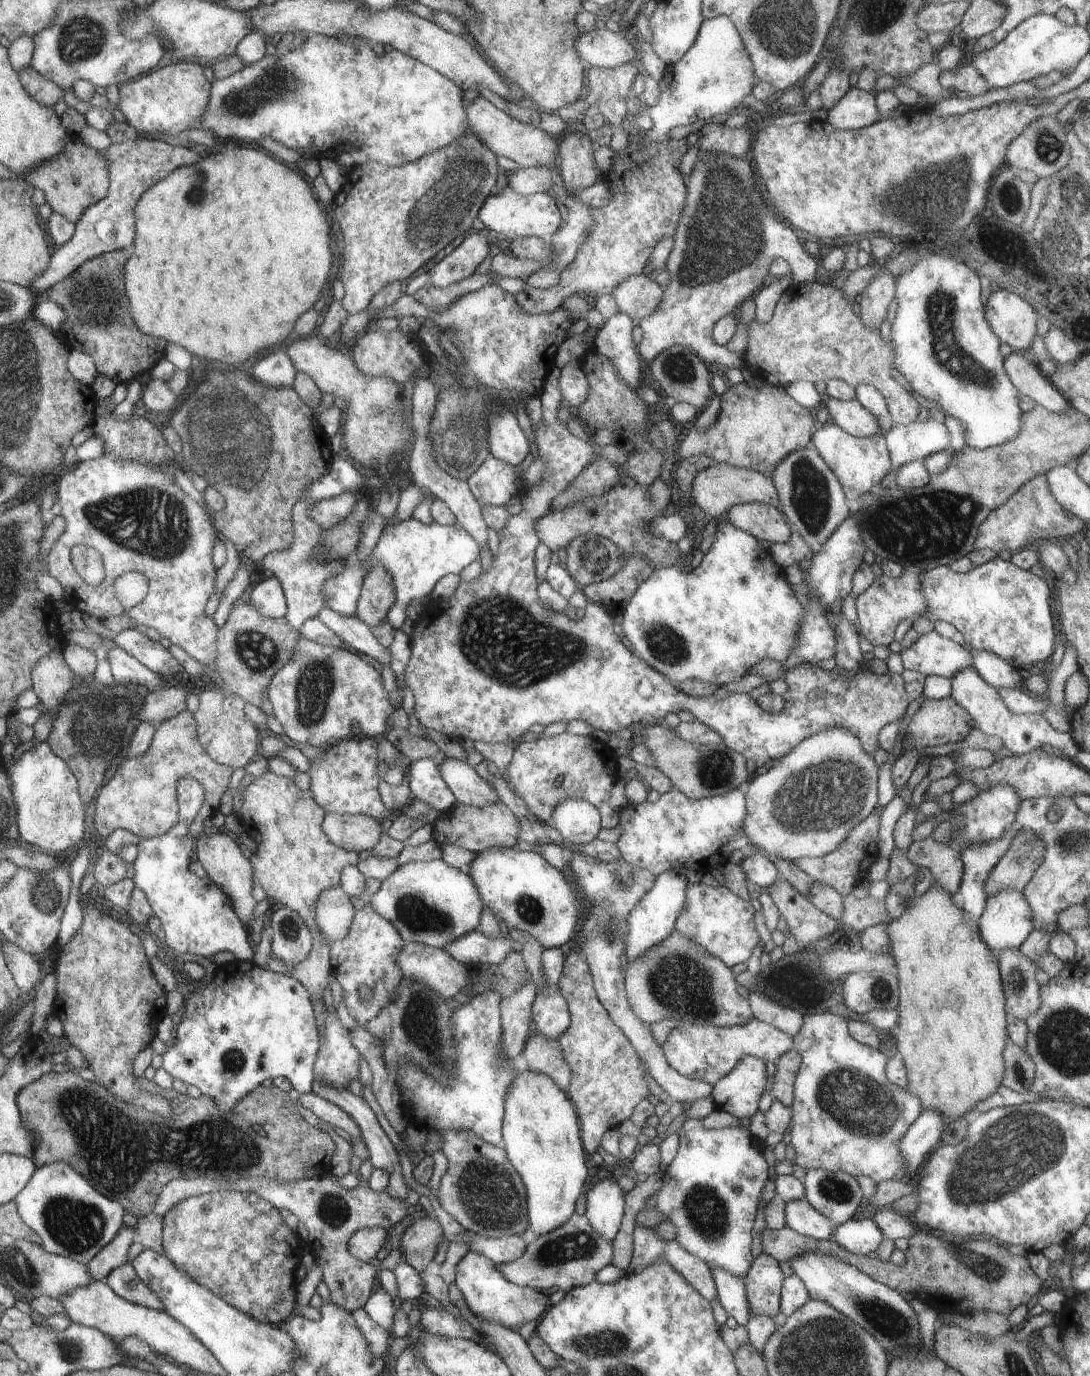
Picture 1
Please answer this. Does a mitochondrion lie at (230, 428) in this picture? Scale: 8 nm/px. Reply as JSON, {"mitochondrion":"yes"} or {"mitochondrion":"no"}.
{"mitochondrion":"yes"}

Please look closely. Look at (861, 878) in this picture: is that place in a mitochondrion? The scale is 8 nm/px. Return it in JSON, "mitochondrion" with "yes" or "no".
{"mitochondrion":"no"}

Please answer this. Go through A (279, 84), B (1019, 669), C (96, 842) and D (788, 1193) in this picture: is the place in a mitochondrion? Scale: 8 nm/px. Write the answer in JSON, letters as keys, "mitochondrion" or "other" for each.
{"A":"mitochondrion","B":"other","C":"other","D":"other"}

